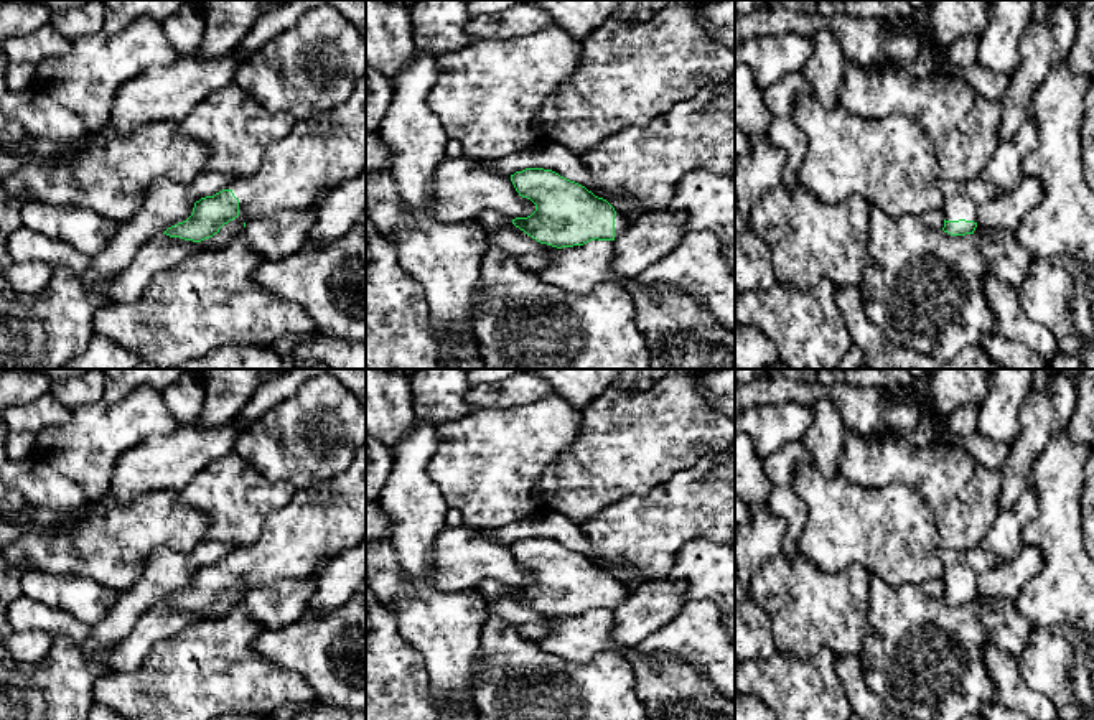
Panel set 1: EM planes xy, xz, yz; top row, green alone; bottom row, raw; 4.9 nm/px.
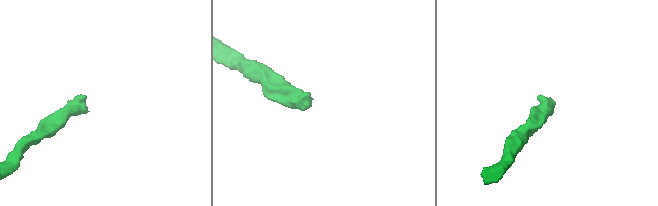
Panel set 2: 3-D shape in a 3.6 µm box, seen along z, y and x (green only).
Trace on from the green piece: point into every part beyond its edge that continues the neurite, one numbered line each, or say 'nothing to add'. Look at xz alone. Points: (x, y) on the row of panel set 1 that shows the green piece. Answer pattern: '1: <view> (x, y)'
1: xz (621, 223)

